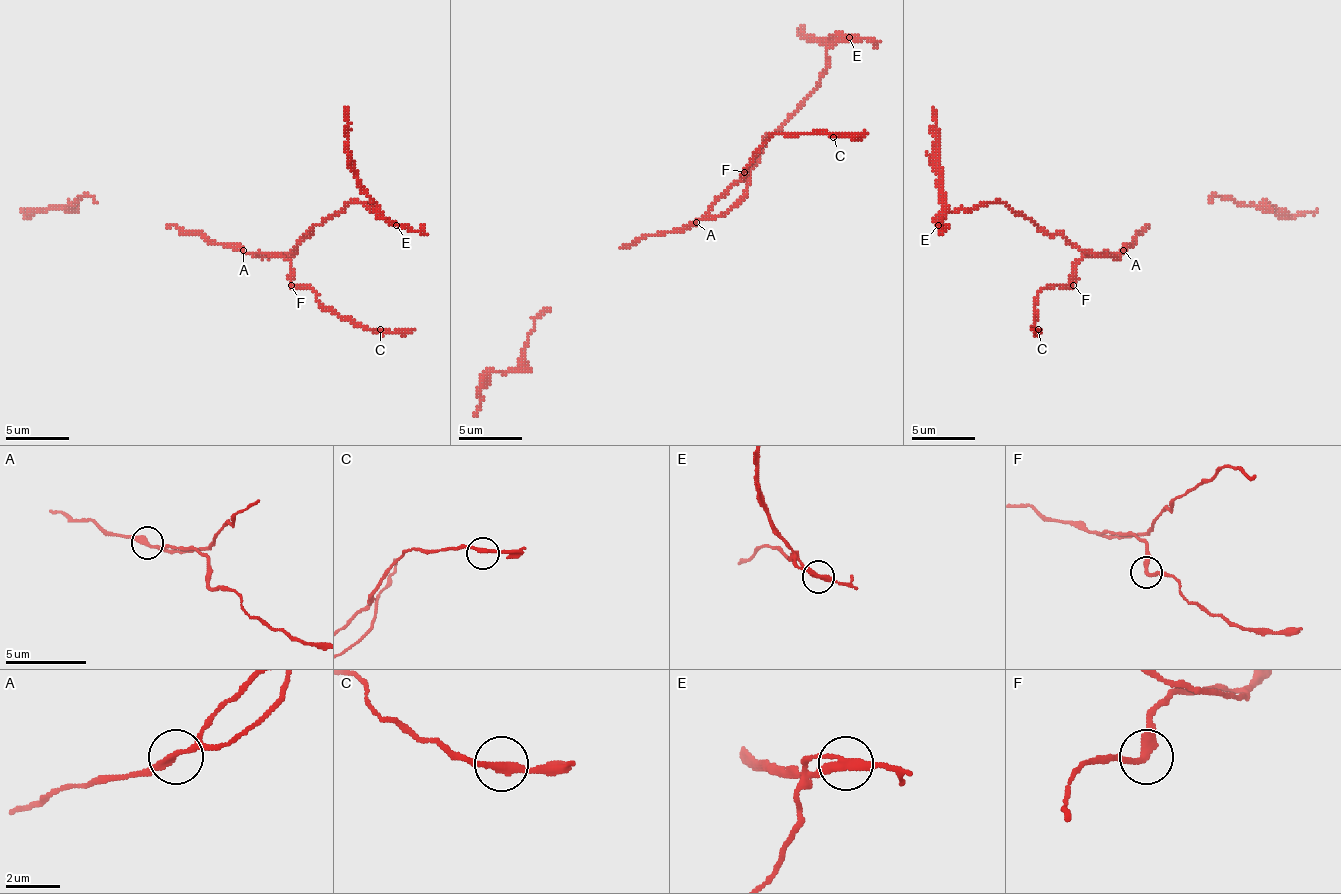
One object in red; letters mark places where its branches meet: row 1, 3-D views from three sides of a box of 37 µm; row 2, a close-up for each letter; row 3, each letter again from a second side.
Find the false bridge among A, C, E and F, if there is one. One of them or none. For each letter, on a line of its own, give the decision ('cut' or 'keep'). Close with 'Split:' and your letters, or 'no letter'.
A: keep
C: keep
E: cut
F: keep
Split: E

